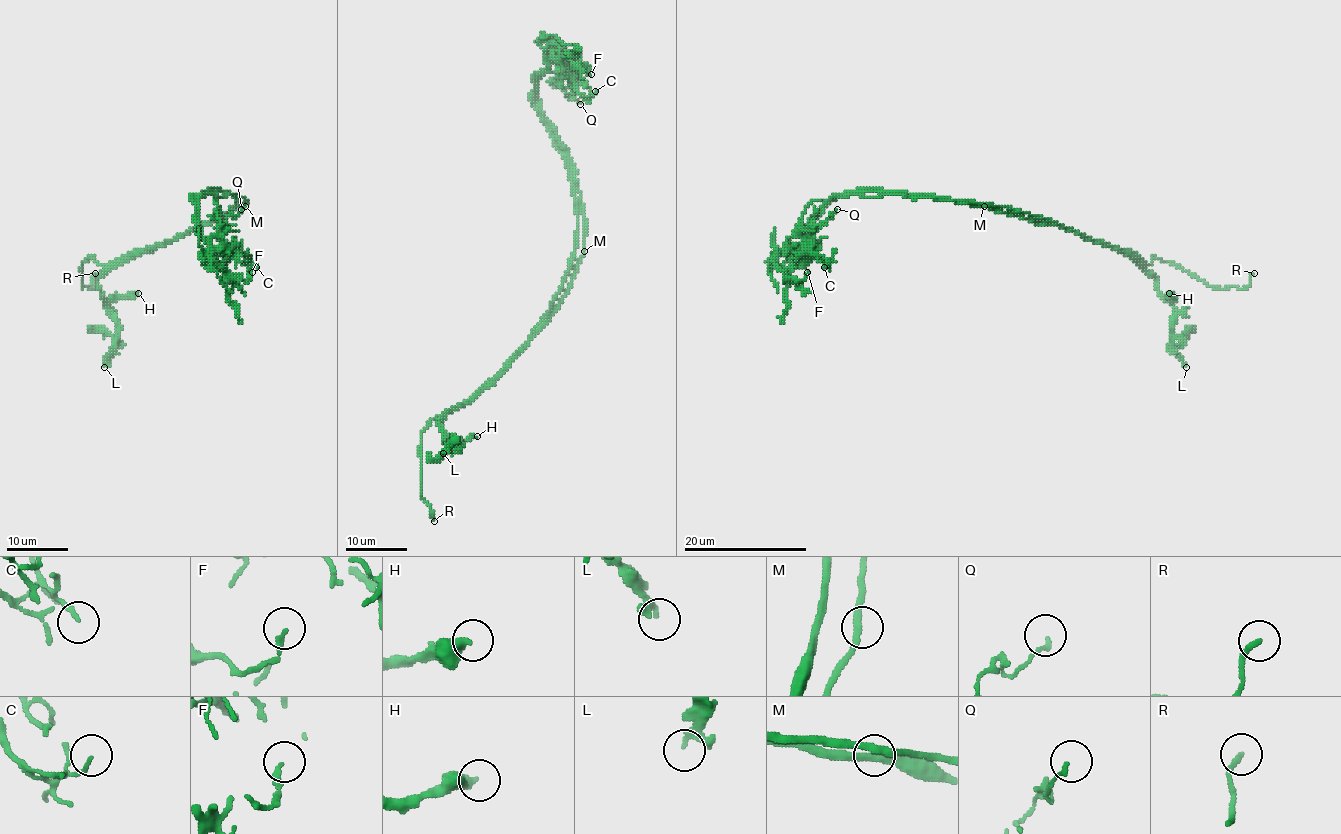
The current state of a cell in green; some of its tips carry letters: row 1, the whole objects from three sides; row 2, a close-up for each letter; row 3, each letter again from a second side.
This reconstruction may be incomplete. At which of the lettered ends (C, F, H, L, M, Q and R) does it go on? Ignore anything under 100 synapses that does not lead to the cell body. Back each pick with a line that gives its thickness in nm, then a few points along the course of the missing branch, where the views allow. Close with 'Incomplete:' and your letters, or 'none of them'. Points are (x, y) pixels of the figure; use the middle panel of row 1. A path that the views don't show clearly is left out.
R: Thickness 180 nm. Course of what is missing: (434, 521), (442, 541), (466, 548), (477, 539), (479, 542)
Incomplete: R

